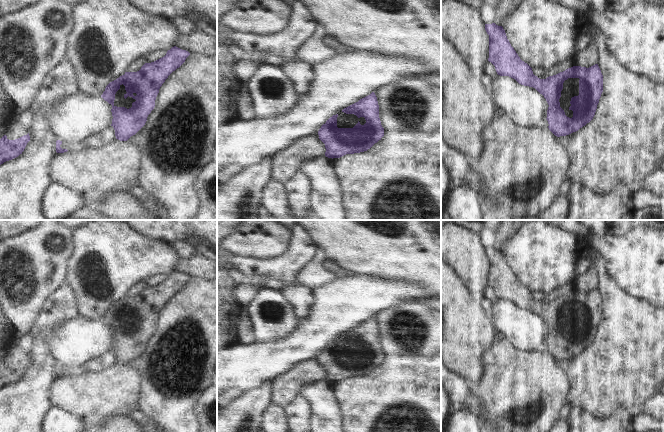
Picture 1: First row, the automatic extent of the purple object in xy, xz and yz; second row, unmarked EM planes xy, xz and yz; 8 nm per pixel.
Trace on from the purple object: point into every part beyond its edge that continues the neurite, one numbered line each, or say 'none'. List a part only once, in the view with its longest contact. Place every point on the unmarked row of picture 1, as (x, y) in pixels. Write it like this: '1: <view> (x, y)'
1: yz (570, 313)

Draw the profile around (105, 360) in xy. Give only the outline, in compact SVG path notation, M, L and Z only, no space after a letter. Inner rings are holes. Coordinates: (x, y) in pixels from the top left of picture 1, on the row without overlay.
M113 350L102 353L99 357L87 361L81 368L86 372L98 373L116 363Z

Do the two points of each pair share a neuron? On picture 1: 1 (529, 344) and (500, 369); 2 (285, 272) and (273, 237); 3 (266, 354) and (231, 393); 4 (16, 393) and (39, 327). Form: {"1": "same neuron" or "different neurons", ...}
{"1": "different neurons", "2": "different neurons", "3": "different neurons", "4": "same neuron"}

